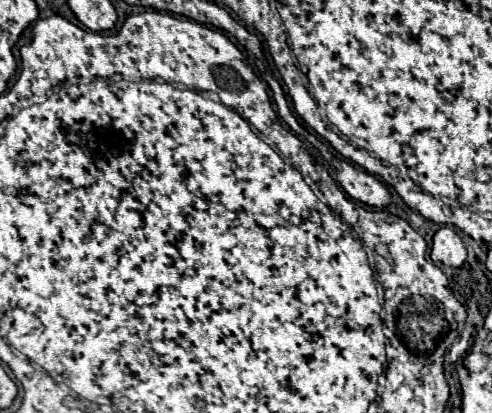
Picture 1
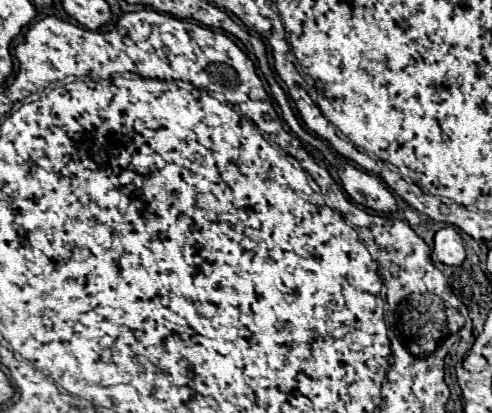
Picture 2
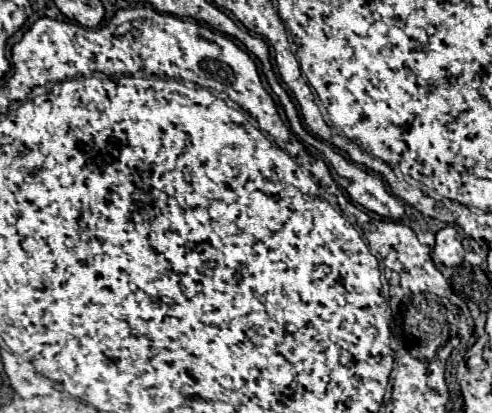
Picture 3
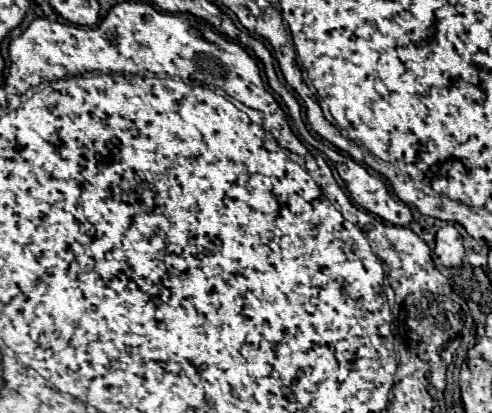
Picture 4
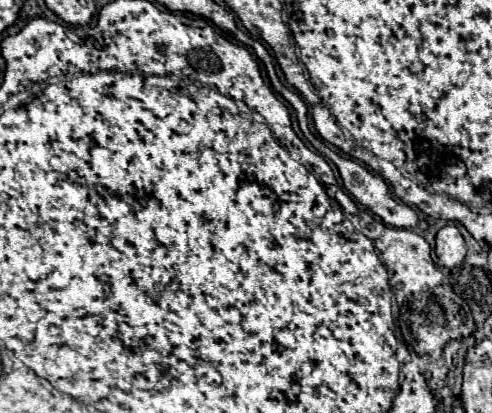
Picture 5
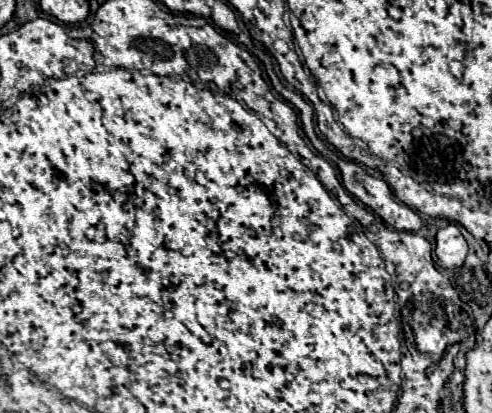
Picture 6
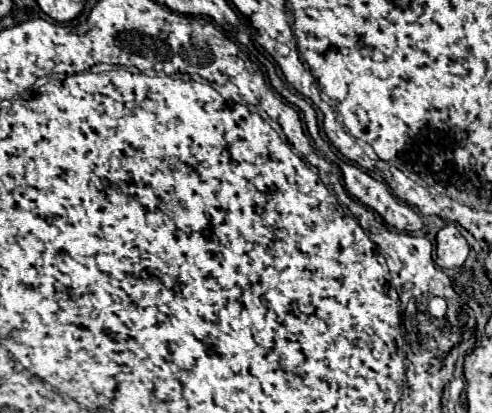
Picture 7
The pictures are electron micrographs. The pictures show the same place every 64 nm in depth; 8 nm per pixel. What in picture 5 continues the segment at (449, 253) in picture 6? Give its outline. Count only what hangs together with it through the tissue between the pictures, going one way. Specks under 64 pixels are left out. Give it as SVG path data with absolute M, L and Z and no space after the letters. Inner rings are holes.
M448 224L442 230L438 230L436 256L438 256L438 264L446 266L446 268L456 268L464 262L466 242L454 224Z

